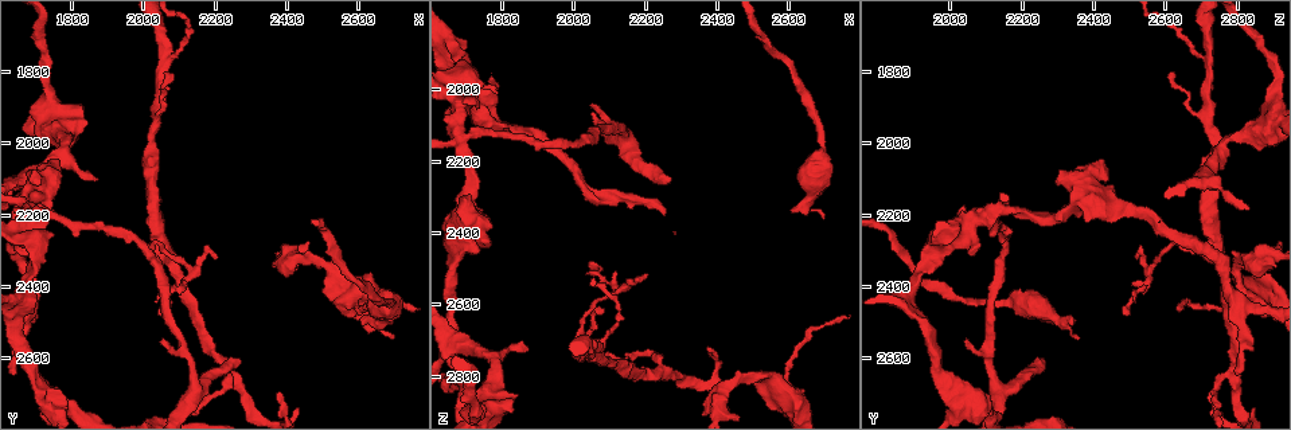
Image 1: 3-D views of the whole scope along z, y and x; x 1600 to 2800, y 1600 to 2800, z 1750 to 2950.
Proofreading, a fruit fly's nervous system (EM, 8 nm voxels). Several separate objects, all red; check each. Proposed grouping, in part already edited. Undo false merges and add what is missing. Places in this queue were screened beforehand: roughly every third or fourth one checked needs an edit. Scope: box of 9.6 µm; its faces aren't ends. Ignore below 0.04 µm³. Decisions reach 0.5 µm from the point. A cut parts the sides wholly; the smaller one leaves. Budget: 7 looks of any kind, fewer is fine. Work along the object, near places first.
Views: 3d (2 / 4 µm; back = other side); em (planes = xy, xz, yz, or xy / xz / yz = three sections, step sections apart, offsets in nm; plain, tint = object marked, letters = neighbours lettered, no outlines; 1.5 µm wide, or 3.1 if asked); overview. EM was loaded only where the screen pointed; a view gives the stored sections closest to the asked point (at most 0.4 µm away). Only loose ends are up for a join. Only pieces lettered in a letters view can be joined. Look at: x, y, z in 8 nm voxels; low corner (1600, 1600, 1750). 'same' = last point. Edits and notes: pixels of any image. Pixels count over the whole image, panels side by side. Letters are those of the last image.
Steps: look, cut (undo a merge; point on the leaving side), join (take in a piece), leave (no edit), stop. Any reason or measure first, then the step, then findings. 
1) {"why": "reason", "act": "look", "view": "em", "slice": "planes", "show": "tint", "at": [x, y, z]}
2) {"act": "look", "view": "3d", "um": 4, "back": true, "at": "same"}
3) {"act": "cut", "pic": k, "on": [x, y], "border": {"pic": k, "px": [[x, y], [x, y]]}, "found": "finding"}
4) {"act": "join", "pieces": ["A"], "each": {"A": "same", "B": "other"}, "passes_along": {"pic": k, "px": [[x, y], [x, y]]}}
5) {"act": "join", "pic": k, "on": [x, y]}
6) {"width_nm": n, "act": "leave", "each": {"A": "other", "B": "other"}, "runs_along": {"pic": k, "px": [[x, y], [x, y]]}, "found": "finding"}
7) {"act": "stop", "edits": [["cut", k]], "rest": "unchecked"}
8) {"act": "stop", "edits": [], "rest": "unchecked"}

{"why": "an open end", "act": "look", "view": "3d", "um": 4, "at": [2610, 2490, 2350]}

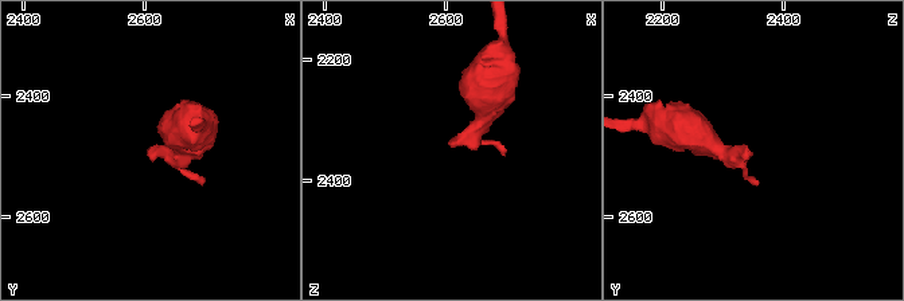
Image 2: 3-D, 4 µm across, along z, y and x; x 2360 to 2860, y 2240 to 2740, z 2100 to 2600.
{"act": "look", "view": "em", "slice": "xz", "step": 4, "show": "tint", "at": [2605, 2490, 2350]}

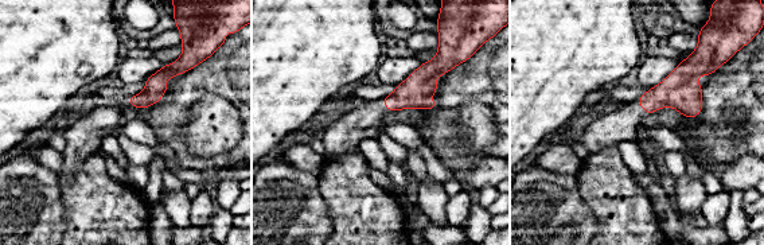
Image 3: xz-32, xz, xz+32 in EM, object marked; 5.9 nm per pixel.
{"act": "look", "view": "em", "slice": "xz", "step": 4, "show": "letters", "at": "same"}

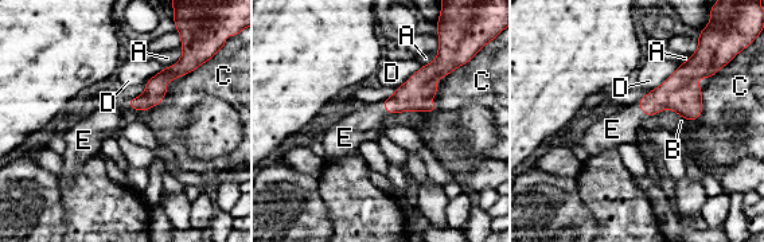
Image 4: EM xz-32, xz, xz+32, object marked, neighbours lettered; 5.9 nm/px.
{"act": "join", "pieces": ["E"], "each": {"A": "other", "B": "other", "C": "other", "D": "other", "E": "same"}, "found": "it goes on there"}

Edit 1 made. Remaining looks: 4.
{"why": "see it whole again", "act": "look", "view": "overview"}

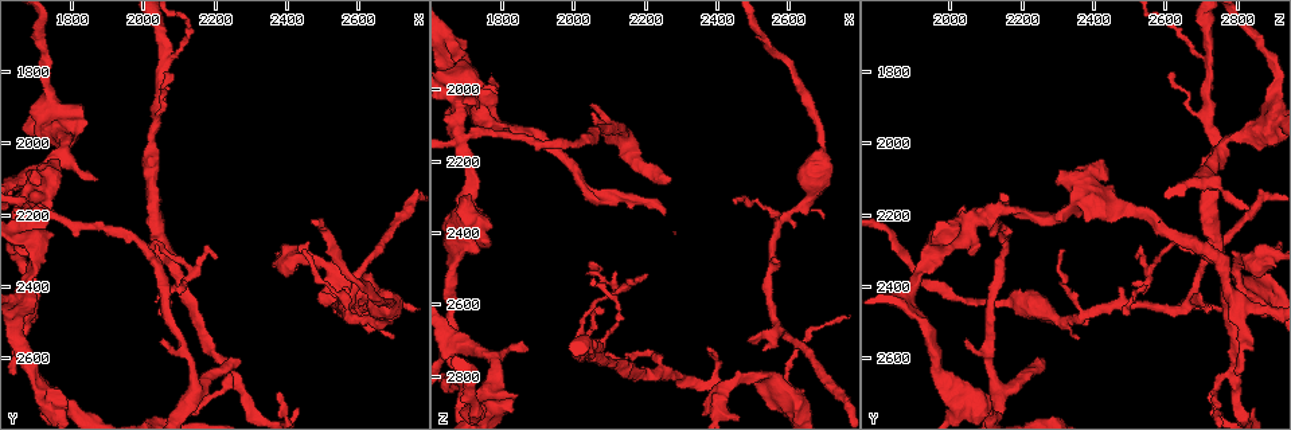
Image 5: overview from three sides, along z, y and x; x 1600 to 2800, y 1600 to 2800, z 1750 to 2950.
{"why": "thin end", "act": "look", "view": "3d", "um": 2, "at": [2080, 1810, 2610]}

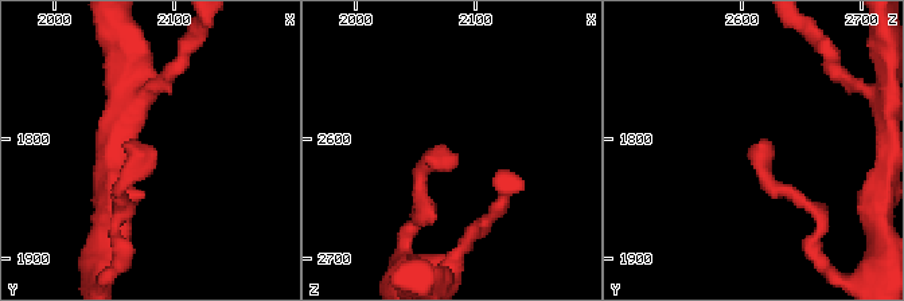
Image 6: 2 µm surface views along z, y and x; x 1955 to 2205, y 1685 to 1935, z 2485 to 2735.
{"act": "look", "view": "em", "slice": "planes", "show": "letters", "at": [2082, 1814, 2612]}

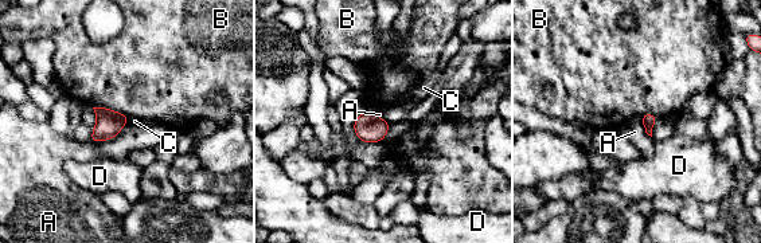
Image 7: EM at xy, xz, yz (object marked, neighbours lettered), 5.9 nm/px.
{"width_nm": 90, "longest_contact_nm": ["A", 260], "act": "leave", "each": {"A": "other", "B": "other", "C": "other", "D": "other"}, "found": "none of them fits"}

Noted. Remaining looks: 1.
{"act": "stop", "edits": [["join", 4]], "rest": "unchecked"}

